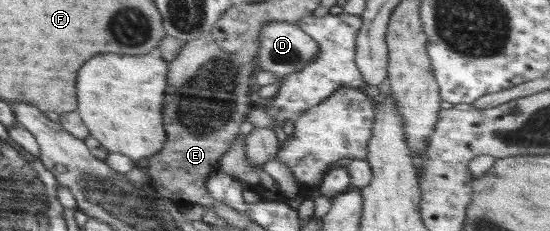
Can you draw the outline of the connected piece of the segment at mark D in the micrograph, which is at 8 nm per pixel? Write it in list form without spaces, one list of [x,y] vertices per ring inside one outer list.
[[[267,21],[261,27],[257,67],[275,73],[281,81],[301,71],[319,53],[319,43],[289,22]]]

